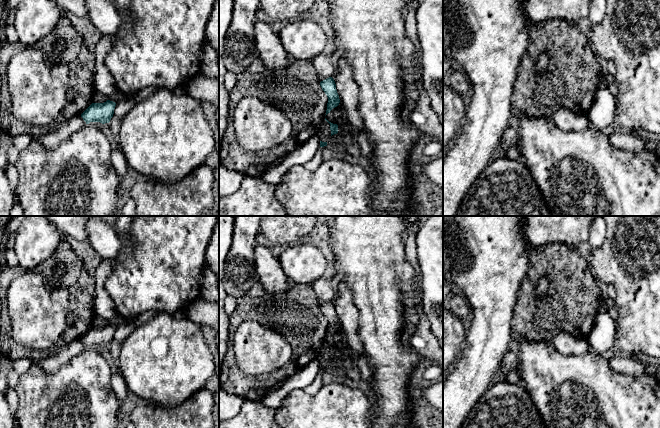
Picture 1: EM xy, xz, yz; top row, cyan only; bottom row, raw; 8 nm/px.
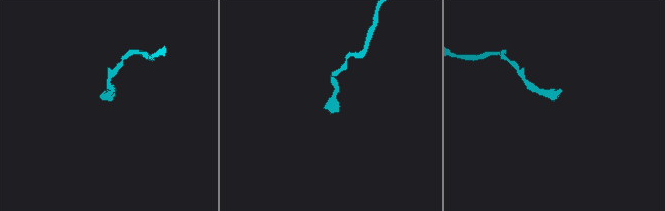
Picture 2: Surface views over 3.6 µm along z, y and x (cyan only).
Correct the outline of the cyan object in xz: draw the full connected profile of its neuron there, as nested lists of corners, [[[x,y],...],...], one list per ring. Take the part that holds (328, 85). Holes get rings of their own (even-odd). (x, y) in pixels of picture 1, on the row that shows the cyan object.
[[[329,77],[321,81],[320,86],[328,97],[327,110],[326,110],[327,115],[333,108],[339,105],[340,99],[336,90],[335,81],[332,77]]]

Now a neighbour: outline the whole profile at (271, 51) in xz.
[[[257,19],[254,25],[254,35],[258,57],[268,68],[282,69],[290,64],[291,57],[285,51],[278,33],[270,24]]]

